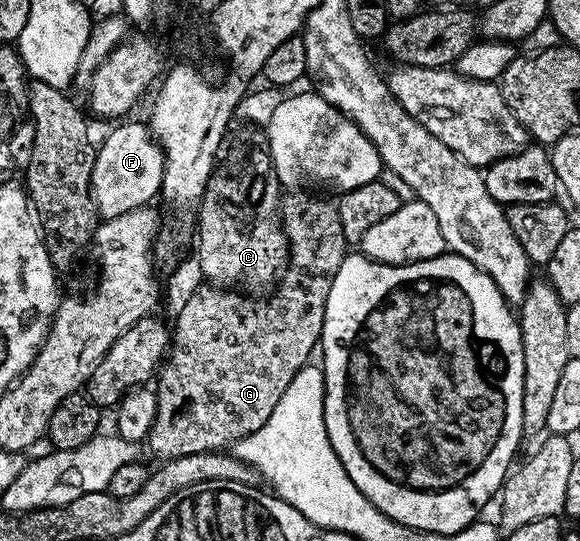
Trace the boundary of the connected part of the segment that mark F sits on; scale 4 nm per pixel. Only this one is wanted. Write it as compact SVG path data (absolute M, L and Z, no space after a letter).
M145 123L122 124L119 128L112 129L107 134L106 141L97 145L92 166L92 178L90 179L90 193L99 217L102 220L111 220L120 214L128 214L137 208L147 207L151 203L150 199L161 193L165 161L166 159L162 156L162 147L151 136L149 127Z

